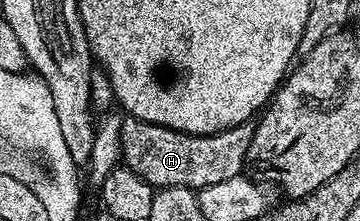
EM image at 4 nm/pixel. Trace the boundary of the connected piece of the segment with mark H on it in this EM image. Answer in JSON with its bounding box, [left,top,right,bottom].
[120,116,255,192]

